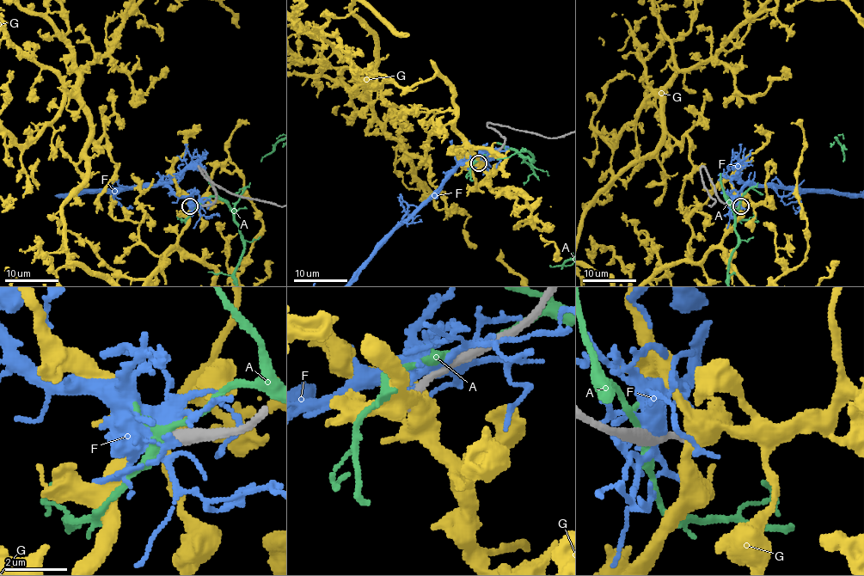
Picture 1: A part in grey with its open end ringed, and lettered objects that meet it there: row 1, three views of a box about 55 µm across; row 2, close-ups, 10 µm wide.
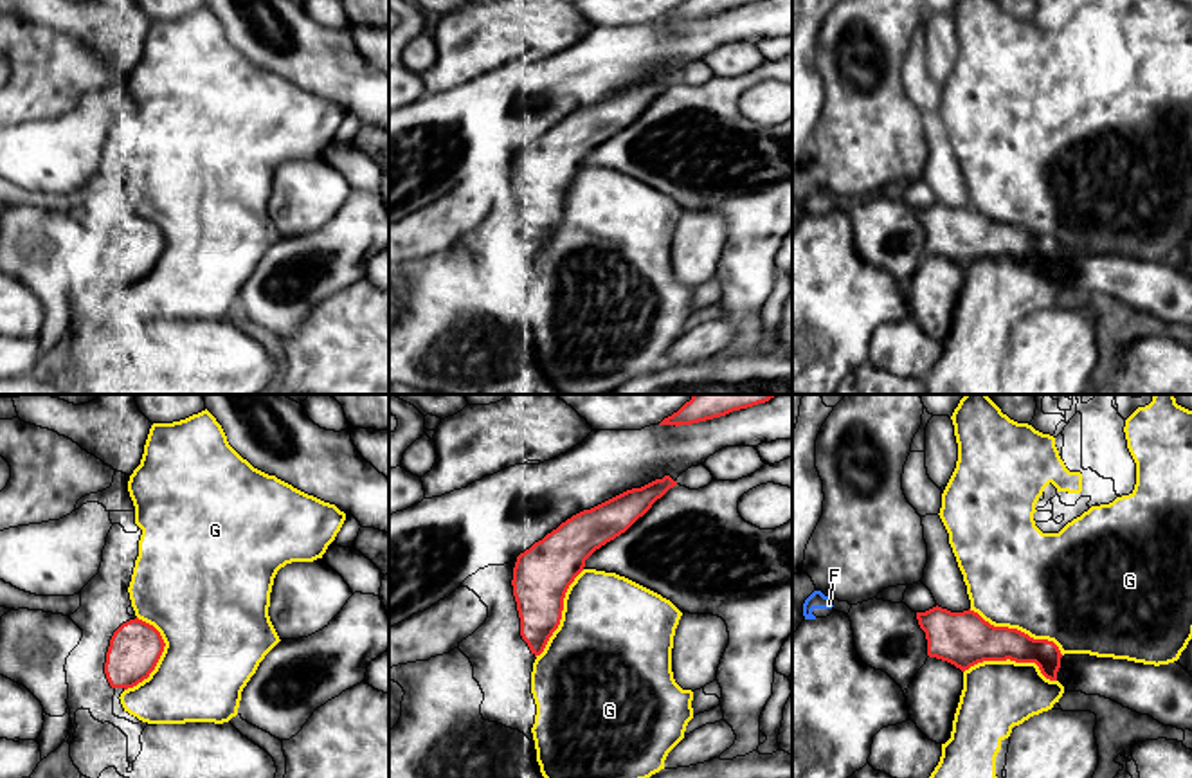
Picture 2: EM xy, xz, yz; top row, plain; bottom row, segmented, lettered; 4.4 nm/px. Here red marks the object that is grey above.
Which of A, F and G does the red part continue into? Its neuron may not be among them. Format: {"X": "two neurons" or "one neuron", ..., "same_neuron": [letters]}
{"A": "two neurons", "F": "two neurons", "G": "two neurons", "same_neuron": []}

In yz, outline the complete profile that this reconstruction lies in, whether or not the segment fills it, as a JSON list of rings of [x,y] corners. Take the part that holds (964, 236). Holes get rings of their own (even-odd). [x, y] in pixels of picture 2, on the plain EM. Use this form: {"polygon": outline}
{"polygon": [[[936,202],[917,209],[917,216],[926,229],[927,252],[947,258],[962,268],[983,258],[1035,259],[1041,270],[1050,277],[1059,277],[1064,288],[1100,292],[1140,312],[1149,312],[1163,322],[1192,328],[1192,272],[1178,259],[1154,263],[1089,250],[1062,252],[1053,238],[1034,236],[1017,225],[994,223],[971,205],[951,209]]]}

